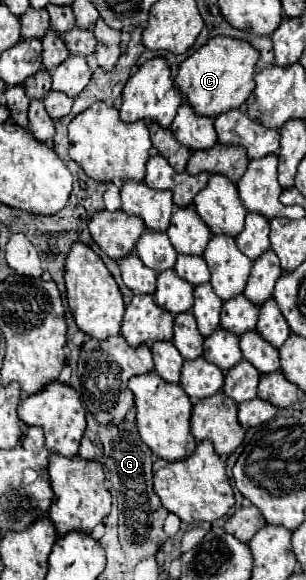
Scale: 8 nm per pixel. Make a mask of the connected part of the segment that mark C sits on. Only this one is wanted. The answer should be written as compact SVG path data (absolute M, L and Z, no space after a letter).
M215 36L207 40L195 54L191 54L177 72L177 86L191 106L197 106L199 114L219 116L231 108L239 108L247 102L255 88L255 66L259 62L259 50L247 40L235 40L231 36Z

